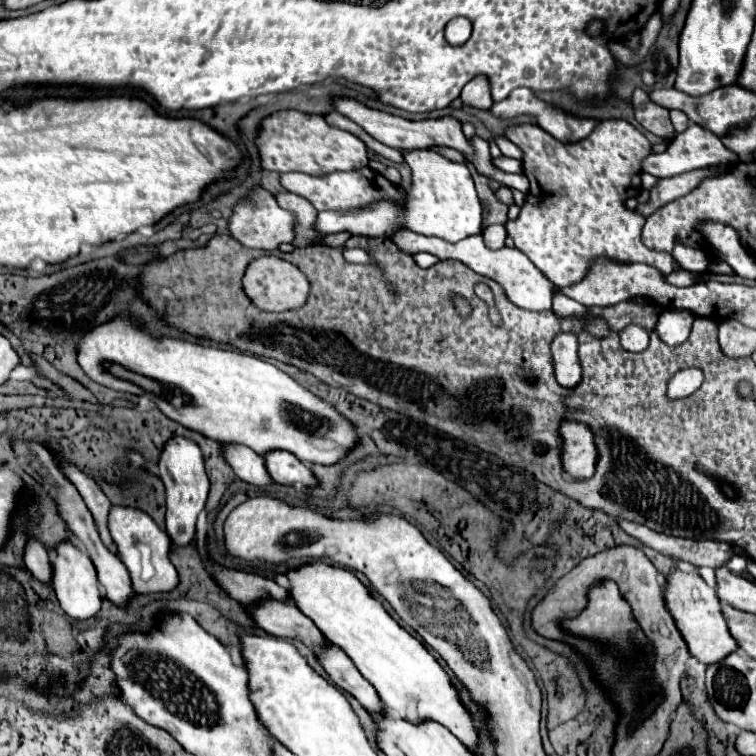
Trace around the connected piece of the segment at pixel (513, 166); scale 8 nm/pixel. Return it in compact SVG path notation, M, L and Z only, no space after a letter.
M501 155L501 157L493 159L493 163L495 163L495 167L499 167L501 171L507 171L507 173L523 173L521 161L517 161L517 159L511 159L511 157Z

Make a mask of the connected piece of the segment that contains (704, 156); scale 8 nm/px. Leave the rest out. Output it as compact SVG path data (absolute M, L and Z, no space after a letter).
M689 123L689 127L683 133L677 133L675 139L669 143L669 147L663 153L651 153L649 157L643 159L643 171L665 179L665 177L675 177L693 169L703 169L709 165L733 165L737 163L737 155L729 149L725 149L725 145L721 143L721 139L717 135L711 135L711 131L707 131L705 127L699 127L697 123Z

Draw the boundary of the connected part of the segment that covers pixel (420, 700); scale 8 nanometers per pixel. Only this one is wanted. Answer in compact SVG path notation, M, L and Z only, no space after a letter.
M311 563L297 571L289 571L287 579L291 583L291 599L295 599L295 605L333 645L341 647L353 659L361 675L377 689L391 715L411 723L435 719L435 723L447 727L459 741L463 741L465 747L477 751L477 721L461 703L459 689L449 681L447 671L421 641L407 633L383 609L383 605L351 571L325 563Z

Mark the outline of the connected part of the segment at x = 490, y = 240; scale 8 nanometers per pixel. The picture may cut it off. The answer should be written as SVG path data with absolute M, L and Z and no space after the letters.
M489 225L485 231L483 231L483 237L485 237L485 247L487 249L503 249L505 247L505 237L507 237L507 231L505 231L505 225Z

